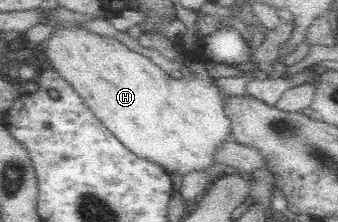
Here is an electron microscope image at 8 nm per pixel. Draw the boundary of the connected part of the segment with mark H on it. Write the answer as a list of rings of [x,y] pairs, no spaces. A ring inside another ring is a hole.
[[[56,23],[57,29],[49,36],[45,42],[42,42],[44,48],[46,48],[46,56],[52,64],[52,68],[70,83],[70,86],[78,92],[83,98],[84,104],[94,113],[94,116],[128,149],[128,151],[134,153],[139,158],[144,158],[153,164],[158,164],[161,168],[166,170],[166,173],[170,176],[172,174],[180,174],[186,176],[190,172],[196,172],[196,170],[210,170],[212,166],[216,166],[214,161],[214,153],[223,145],[223,142],[231,140],[231,122],[225,113],[225,97],[218,92],[218,88],[212,83],[212,76],[208,75],[204,62],[196,61],[197,56],[191,58],[189,63],[188,76],[182,76],[179,79],[173,79],[168,73],[160,69],[150,59],[135,53],[128,49],[123,43],[114,40],[114,38],[99,36],[98,34],[89,32],[84,28],[79,28],[76,23]],[[195,70],[198,72],[198,76],[192,78],[190,72]]]

